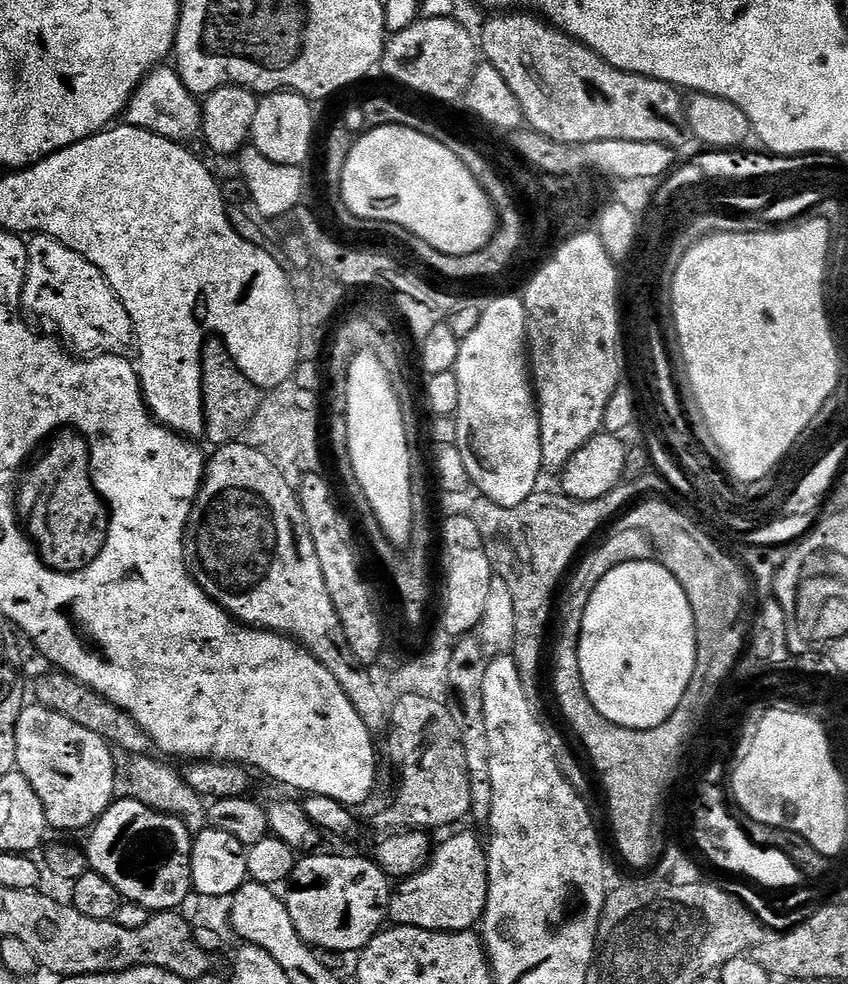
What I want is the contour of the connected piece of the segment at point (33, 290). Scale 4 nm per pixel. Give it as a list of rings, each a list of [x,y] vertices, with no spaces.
[[[33,235],[27,246],[28,265],[24,289],[20,291],[23,307],[49,320],[60,331],[59,339],[77,357],[127,353],[134,344],[130,314],[126,314],[126,306],[122,306],[98,266],[86,262],[82,254],[62,246],[52,236]]]

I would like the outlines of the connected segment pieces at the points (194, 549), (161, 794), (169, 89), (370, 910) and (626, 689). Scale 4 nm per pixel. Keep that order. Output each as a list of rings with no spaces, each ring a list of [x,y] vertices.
[[[247,442],[221,444],[213,452],[216,453],[210,456],[210,459],[207,461],[204,478],[200,481],[200,489],[195,500],[192,501],[190,518],[184,531],[184,561],[188,567],[189,574],[194,578],[194,582],[198,582],[198,586],[202,586],[204,593],[218,606],[225,608],[235,620],[239,620],[240,623],[254,628],[278,632],[281,636],[291,636],[296,643],[301,644],[317,662],[322,666],[326,666],[326,670],[330,670],[330,674],[334,674],[334,679],[338,681],[338,686],[342,686],[346,698],[350,698],[354,710],[358,710],[362,722],[366,724],[369,730],[373,734],[387,733],[389,731],[389,707],[383,705],[381,699],[377,697],[376,689],[373,688],[370,682],[370,674],[367,667],[361,664],[360,659],[356,657],[356,651],[352,648],[351,640],[346,638],[344,621],[341,620],[338,610],[330,598],[330,590],[326,586],[326,578],[322,578],[322,562],[318,562],[318,550],[314,550],[314,538],[310,538],[308,520],[304,517],[297,489],[293,485],[292,488],[288,485],[289,477],[280,471],[280,467],[273,460],[266,458],[266,454],[262,454],[256,448],[250,447]]]
[[[117,751],[116,783],[121,797],[142,802],[142,806],[150,806],[150,810],[158,810],[162,814],[170,814],[178,818],[192,833],[201,832],[208,823],[206,800],[199,796],[186,784],[180,770],[172,769],[163,759],[155,755],[133,756],[126,751]]]
[[[161,66],[153,68],[148,77],[134,90],[126,109],[127,123],[136,128],[150,130],[177,142],[192,142],[202,132],[202,104],[182,82],[175,67]]]
[[[308,854],[297,859],[296,869],[286,881],[288,913],[300,937],[313,949],[325,948],[328,952],[359,953],[375,938],[376,933],[385,927],[390,899],[390,878],[381,870],[375,859],[369,857],[367,860],[364,856],[320,855]]]
[[[655,559],[619,564],[590,594],[578,650],[584,688],[604,688],[602,718],[646,730],[666,722],[694,678],[696,623],[683,584]]]

